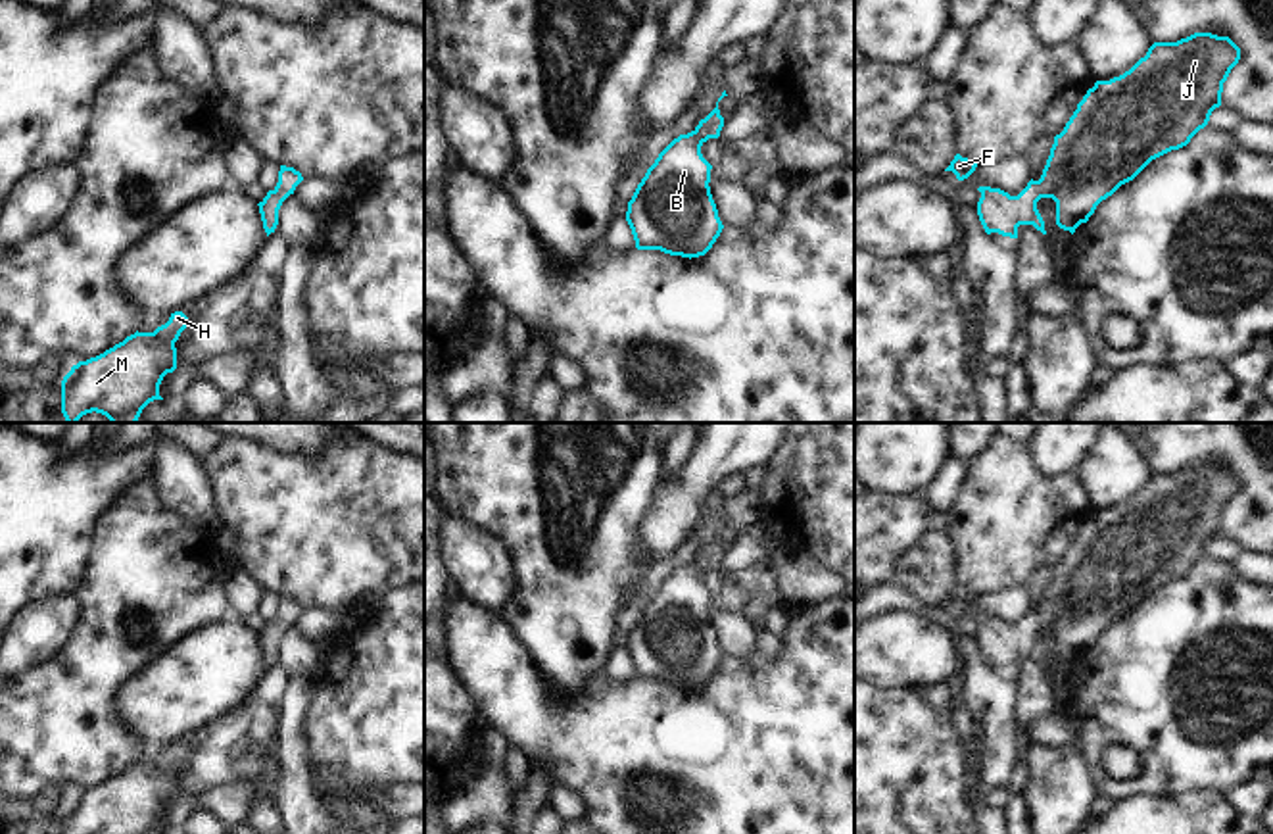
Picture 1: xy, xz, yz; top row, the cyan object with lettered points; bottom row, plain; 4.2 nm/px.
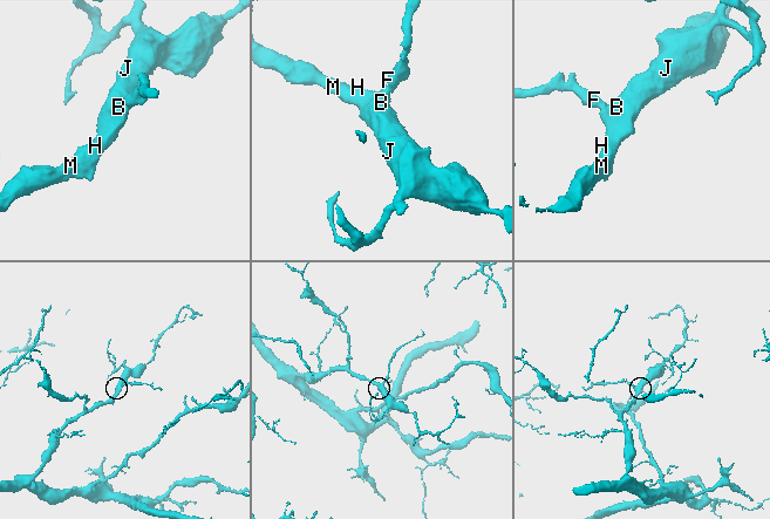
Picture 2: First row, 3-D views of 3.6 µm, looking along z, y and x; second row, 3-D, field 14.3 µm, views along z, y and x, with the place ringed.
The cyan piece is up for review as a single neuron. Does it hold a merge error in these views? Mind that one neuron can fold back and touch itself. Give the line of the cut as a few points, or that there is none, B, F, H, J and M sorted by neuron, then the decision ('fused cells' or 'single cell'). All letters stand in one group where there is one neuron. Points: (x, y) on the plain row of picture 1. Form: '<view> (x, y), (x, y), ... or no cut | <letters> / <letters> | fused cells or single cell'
no cut | B F H J M | single cell

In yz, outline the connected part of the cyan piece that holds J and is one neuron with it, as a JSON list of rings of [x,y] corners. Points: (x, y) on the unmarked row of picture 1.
[[[1194,463],[1177,473],[1154,473],[1129,502],[1096,511],[1064,561],[1054,567],[1039,611],[1031,609],[1018,626],[991,617],[977,619],[977,646],[985,663],[1018,669],[1020,655],[1033,655],[1046,665],[1037,632],[1052,628],[1056,655],[1073,665],[1102,630],[1133,611],[1152,590],[1187,576],[1208,555],[1212,542],[1221,536],[1223,513],[1238,490],[1240,478],[1229,467]]]

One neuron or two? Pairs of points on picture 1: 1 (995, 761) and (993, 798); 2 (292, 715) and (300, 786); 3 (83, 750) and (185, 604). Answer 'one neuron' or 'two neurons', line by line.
1: two neurons
2: one neuron
3: one neuron

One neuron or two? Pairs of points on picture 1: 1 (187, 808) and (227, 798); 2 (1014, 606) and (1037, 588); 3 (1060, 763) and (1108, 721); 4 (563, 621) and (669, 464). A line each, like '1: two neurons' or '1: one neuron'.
1: one neuron
2: two neurons
3: two neurons
4: two neurons

